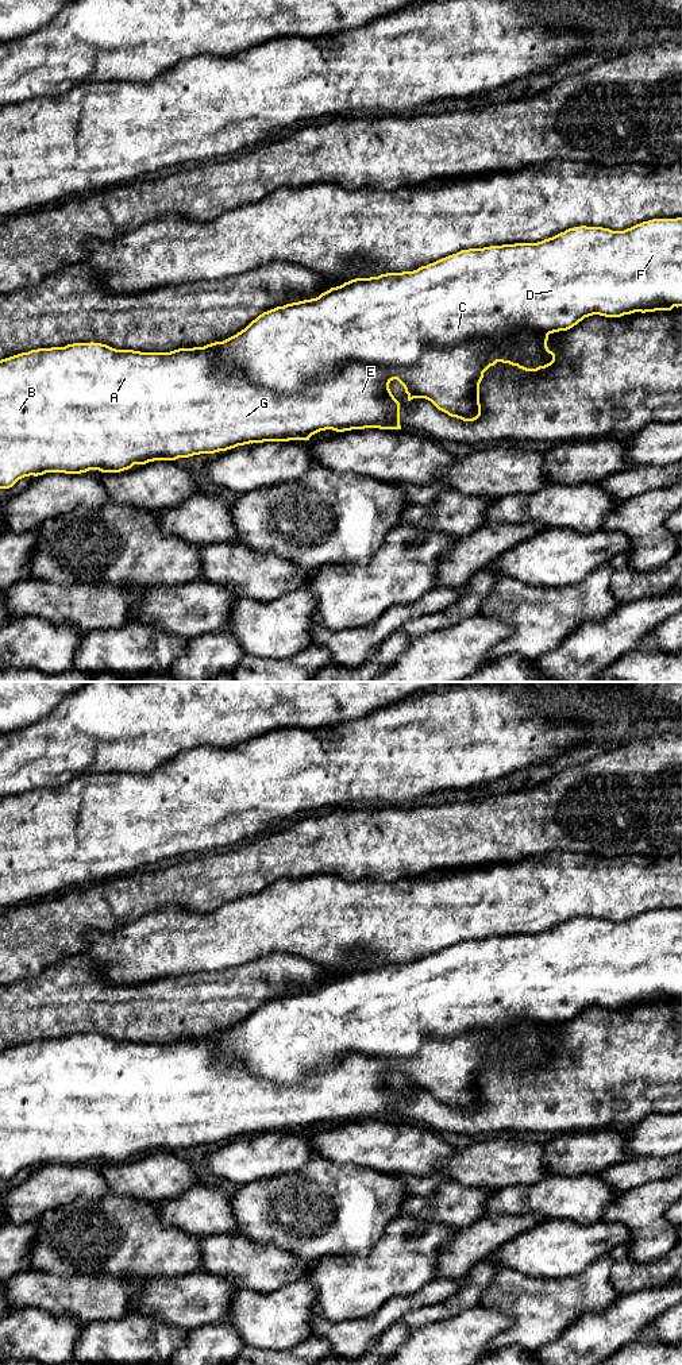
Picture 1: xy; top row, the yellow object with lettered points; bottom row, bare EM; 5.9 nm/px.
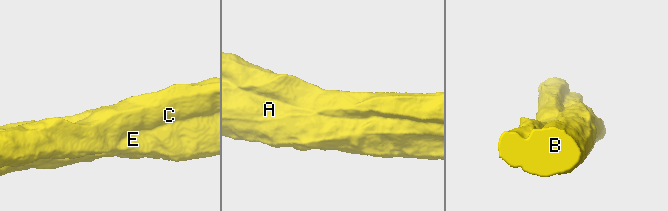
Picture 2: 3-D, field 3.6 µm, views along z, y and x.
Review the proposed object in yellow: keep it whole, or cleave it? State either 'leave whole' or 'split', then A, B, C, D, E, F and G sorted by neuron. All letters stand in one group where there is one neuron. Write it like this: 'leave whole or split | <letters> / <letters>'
leave whole | A B C D E F G

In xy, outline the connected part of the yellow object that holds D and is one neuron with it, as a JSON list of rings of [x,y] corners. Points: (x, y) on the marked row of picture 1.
[[[682,217],[652,219],[624,231],[581,225],[537,243],[469,248],[413,271],[355,278],[331,288],[316,298],[263,312],[236,335],[204,347],[178,348],[170,352],[140,352],[116,350],[90,342],[31,350],[0,360],[0,489],[9,489],[19,479],[30,475],[81,474],[89,470],[120,473],[134,464],[215,454],[250,443],[309,440],[312,435],[325,429],[336,432],[365,428],[401,429],[400,402],[389,389],[393,379],[404,386],[408,401],[425,398],[451,417],[474,421],[481,416],[479,383],[483,373],[497,362],[509,363],[525,371],[537,371],[555,362],[555,354],[547,347],[550,333],[567,331],[593,315],[621,317],[635,312],[671,311],[674,306],[682,306]]]

